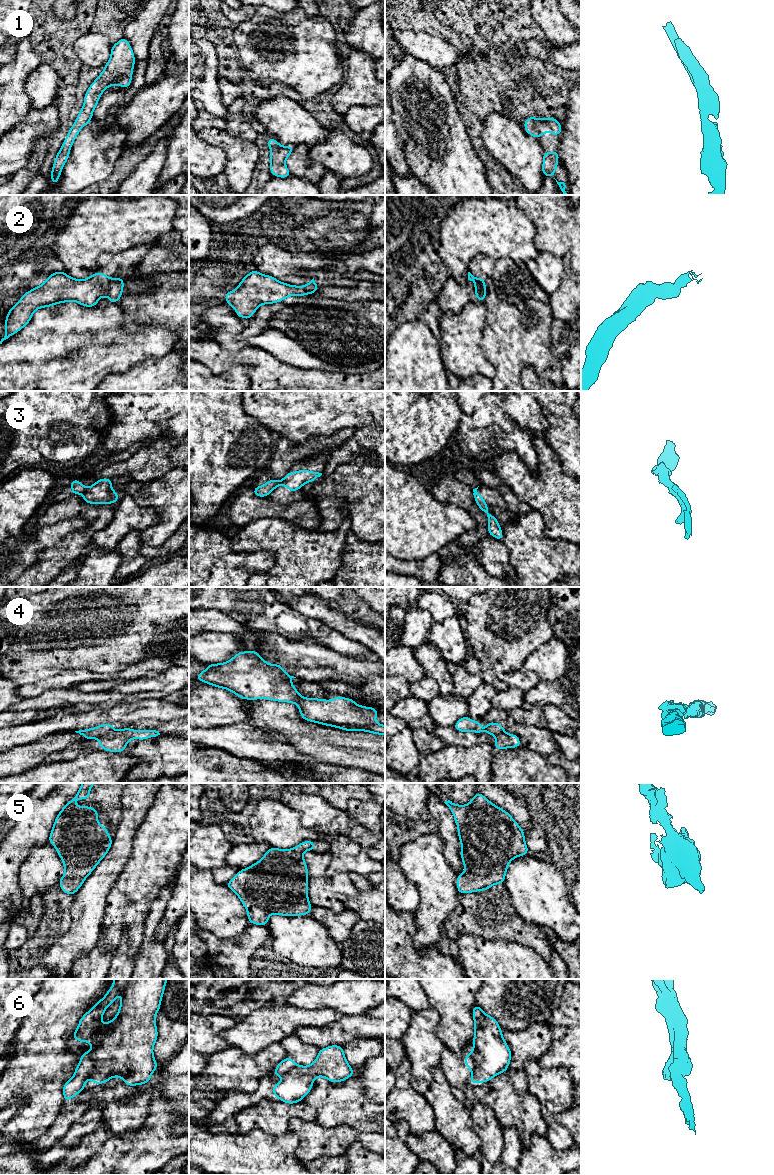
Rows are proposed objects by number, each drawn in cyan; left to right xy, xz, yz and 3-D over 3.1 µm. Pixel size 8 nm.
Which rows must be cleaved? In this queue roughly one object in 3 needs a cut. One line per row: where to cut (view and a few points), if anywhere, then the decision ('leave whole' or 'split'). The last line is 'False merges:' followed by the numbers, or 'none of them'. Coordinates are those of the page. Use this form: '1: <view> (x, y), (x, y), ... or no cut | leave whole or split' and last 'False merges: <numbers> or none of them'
1: no cut | leave whole
2: yz (476, 280), (483, 301) | split
3: xz (280, 480), (276, 486) | split
4: xy (112, 730), (100, 737) | split
5: no cut | leave whole
6: xy (89, 1051), (94, 1063), (94, 1069), (90, 1075) | split
False merges: 2, 3, 4, 6

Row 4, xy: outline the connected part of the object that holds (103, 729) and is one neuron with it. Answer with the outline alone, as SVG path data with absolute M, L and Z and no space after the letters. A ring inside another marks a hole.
M109 723L109 724L101 724L95 728L83 729L75 732L79 733L87 740L90 740L102 737L112 731L113 731L113 723Z

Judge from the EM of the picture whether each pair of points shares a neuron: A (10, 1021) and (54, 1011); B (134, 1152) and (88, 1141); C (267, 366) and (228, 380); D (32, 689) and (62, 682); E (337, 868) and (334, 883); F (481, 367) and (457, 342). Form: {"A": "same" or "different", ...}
{"A": "different", "B": "different", "C": "different", "D": "same", "E": "different", "F": "same"}

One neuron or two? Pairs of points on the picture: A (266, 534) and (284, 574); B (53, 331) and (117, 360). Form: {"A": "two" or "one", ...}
{"A": "one", "B": "one"}

